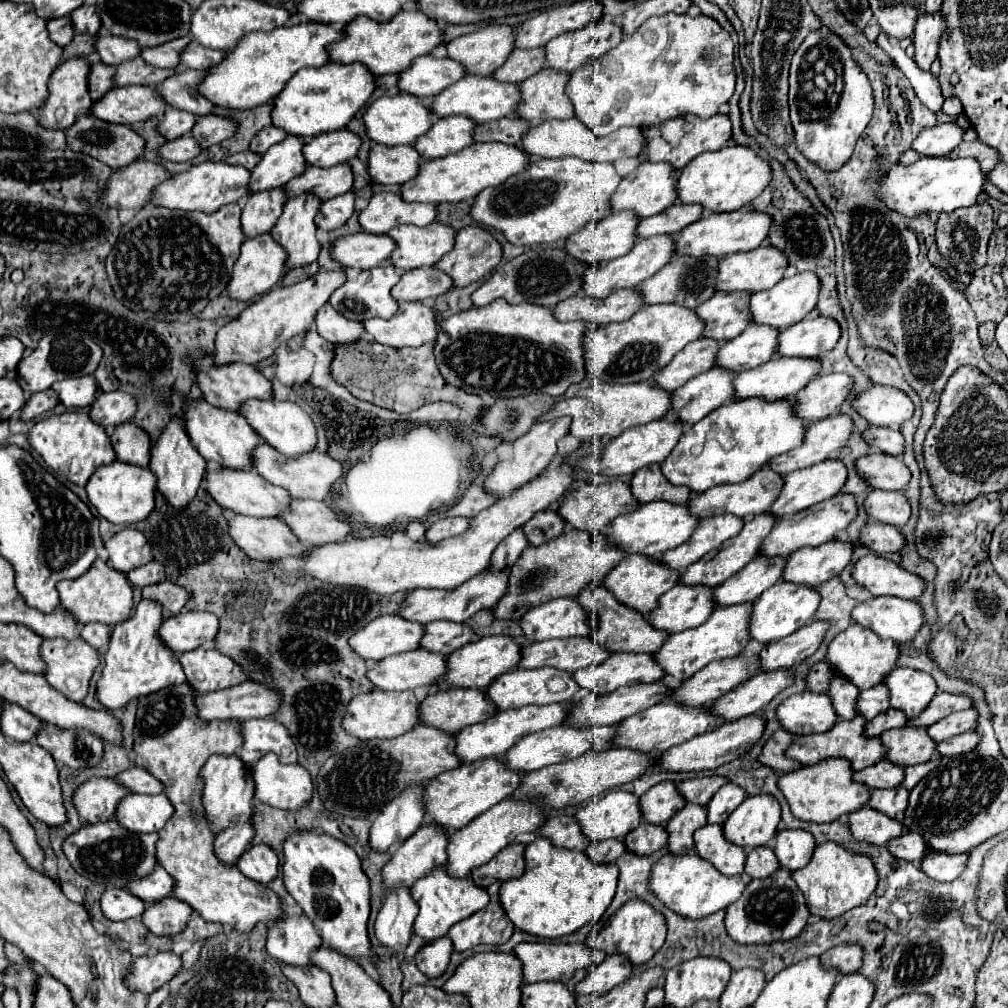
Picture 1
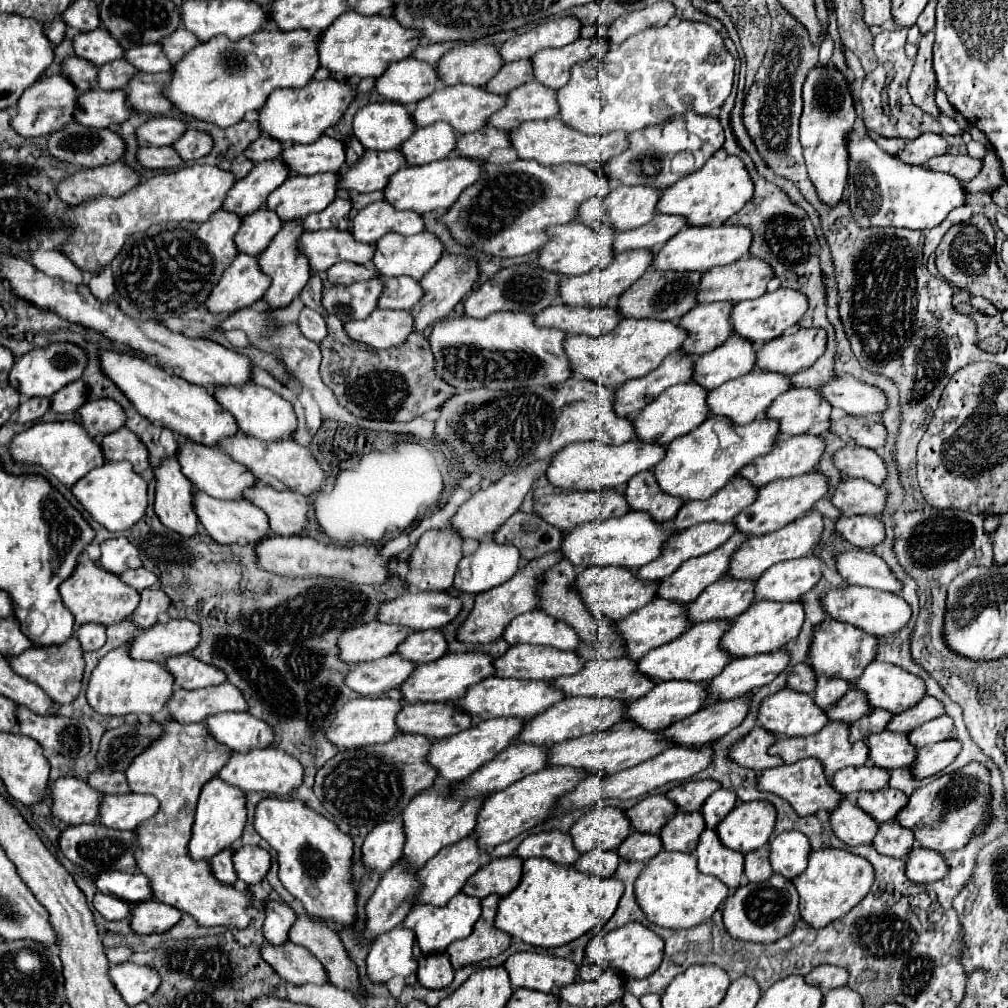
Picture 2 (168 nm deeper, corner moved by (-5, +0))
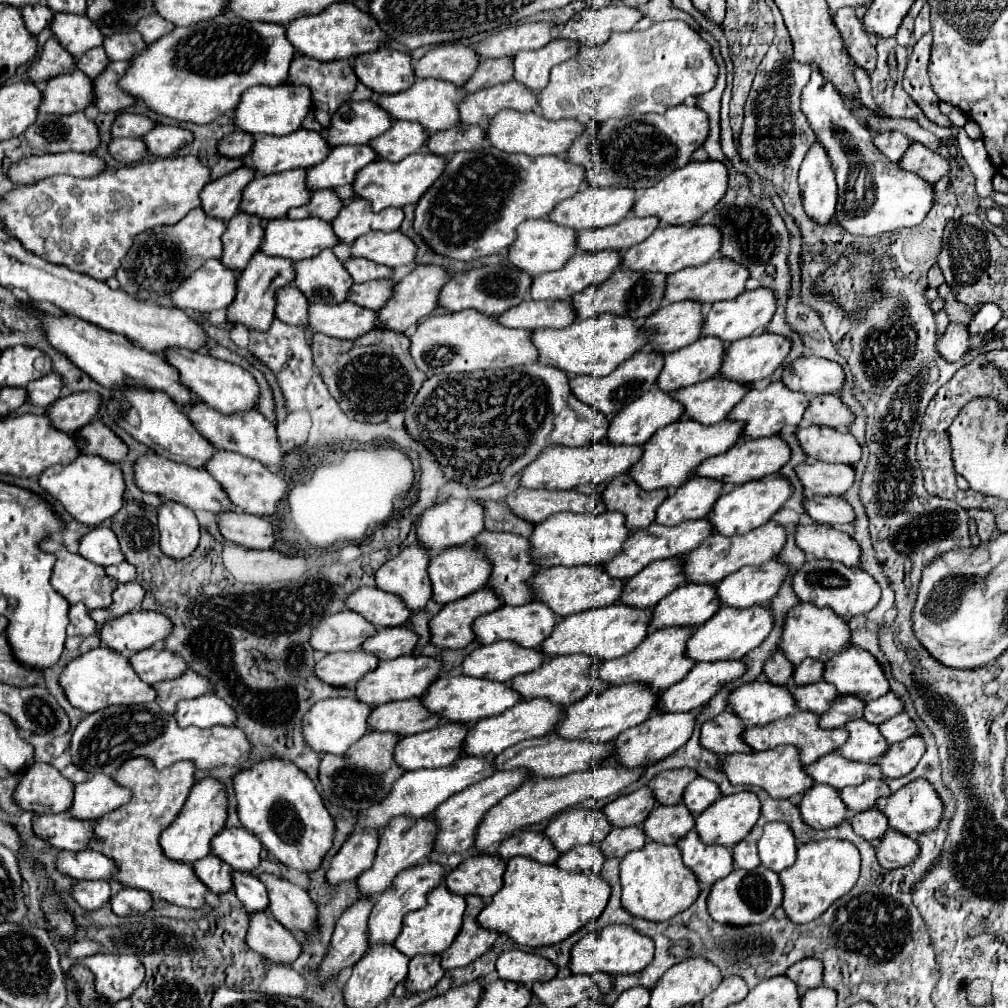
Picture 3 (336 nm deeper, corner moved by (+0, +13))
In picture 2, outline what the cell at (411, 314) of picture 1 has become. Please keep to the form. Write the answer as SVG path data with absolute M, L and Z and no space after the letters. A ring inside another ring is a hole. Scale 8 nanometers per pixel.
M375 309L363 321L343 323L349 339L365 343L373 349L389 349L405 343L407 335L413 333L413 317L409 311L383 311Z

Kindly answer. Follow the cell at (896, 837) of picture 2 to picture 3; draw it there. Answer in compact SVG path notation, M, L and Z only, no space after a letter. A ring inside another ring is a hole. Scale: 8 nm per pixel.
M878 808L858 812L856 816L850 818L850 822L852 822L852 828L856 828L856 834L864 836L864 840L868 840L868 842L880 840L890 830L888 816L884 812L880 812Z

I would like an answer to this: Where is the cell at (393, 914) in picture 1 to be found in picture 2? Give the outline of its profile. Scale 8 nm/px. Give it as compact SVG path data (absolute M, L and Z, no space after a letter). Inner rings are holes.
M403 927L391 929L389 933L377 937L377 943L371 945L371 951L369 951L369 955L367 955L367 977L369 977L373 983L387 983L387 981L393 979L395 975L409 977L411 973L417 971L417 961L419 961L419 957L421 957L421 951L417 949L417 941L415 941L413 931L403 929Z

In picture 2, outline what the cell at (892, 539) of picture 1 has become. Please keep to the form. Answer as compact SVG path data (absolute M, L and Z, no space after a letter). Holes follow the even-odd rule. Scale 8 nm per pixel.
M841 515L835 523L835 531L855 547L875 547L885 539L883 523L877 517L867 515Z

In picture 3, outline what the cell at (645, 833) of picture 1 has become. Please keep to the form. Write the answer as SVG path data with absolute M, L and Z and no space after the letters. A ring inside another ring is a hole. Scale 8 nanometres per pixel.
M628 826L628 828L614 828L598 847L606 858L612 856L624 858L628 852L640 850L644 844L646 844L644 830L640 826Z

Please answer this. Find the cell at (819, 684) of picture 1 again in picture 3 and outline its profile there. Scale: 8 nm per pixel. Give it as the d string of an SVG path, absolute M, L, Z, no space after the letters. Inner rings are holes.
M776 650L776 652L770 656L770 660L766 662L764 674L768 676L768 680L770 680L772 684L786 686L786 684L790 682L792 674L794 674L794 664L788 662L788 658L786 658L780 650Z

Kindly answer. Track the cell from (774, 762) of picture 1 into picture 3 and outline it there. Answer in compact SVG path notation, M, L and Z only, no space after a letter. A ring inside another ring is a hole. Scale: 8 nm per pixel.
M724 710L720 716L716 716L716 720L710 720L702 726L700 744L722 756L736 752L752 752L752 748L742 738L744 730L744 722L730 710Z

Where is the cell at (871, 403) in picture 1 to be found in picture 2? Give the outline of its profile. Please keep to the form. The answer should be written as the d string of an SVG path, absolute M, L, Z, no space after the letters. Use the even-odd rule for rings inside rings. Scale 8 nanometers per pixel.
M835 375L827 383L819 385L817 391L831 403L831 407L839 407L847 415L855 417L879 417L887 403L881 389L865 385L849 375Z

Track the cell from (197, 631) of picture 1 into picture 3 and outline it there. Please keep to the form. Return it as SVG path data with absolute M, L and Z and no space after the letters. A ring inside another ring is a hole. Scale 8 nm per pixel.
M130 612L100 630L102 646L116 652L140 652L172 634L172 620L162 612Z

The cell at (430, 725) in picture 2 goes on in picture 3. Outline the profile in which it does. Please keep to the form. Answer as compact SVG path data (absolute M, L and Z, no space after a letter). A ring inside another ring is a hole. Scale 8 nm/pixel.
M420 698L380 704L374 708L370 716L370 730L396 732L400 736L432 730L438 724L442 724L440 716L428 712L428 708L424 708Z

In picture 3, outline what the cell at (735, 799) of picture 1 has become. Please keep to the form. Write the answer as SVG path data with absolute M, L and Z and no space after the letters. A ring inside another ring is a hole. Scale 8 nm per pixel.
M698 776L684 792L684 804L688 806L688 810L692 810L692 814L704 812L718 798L720 798L720 788L712 780L702 776Z

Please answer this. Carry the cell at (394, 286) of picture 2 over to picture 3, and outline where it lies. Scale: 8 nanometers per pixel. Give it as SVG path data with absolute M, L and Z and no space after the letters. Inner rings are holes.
M388 278L372 280L368 284L354 284L348 300L364 308L380 310L394 296L394 286L396 282L392 282L392 278L390 280Z

